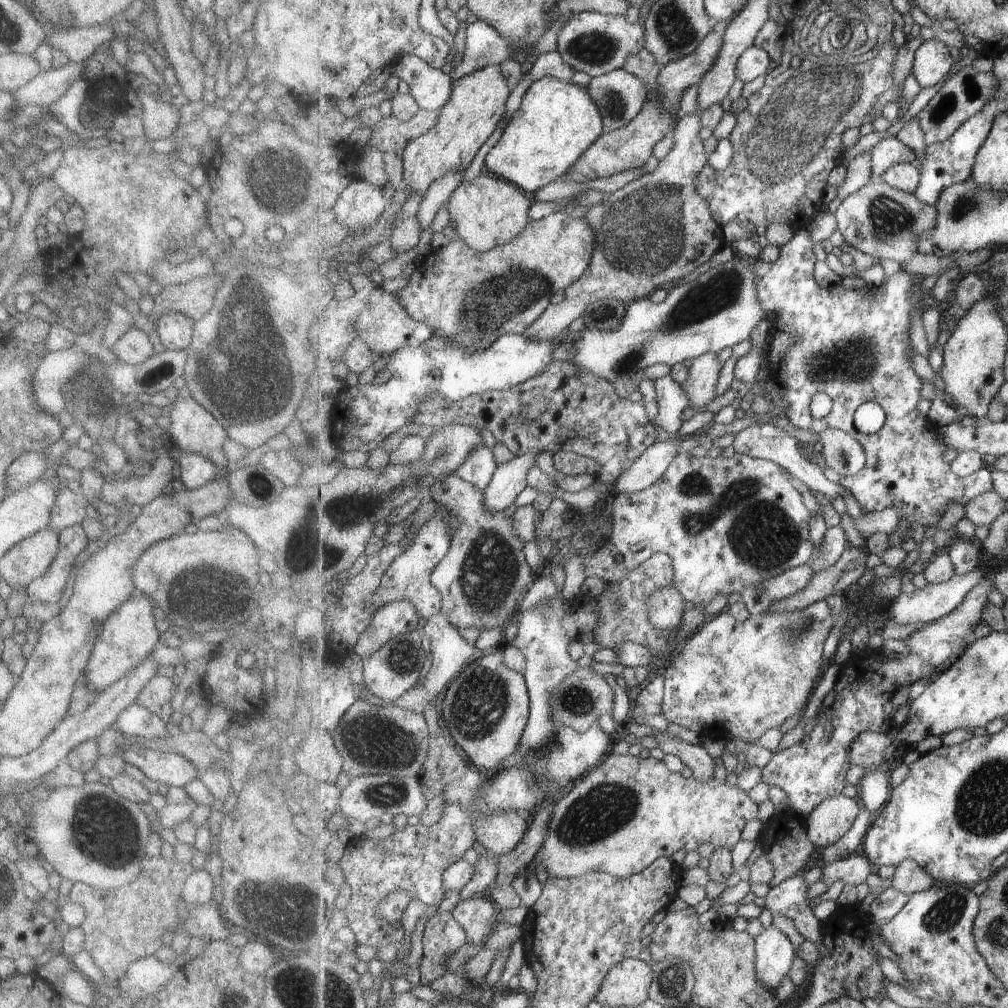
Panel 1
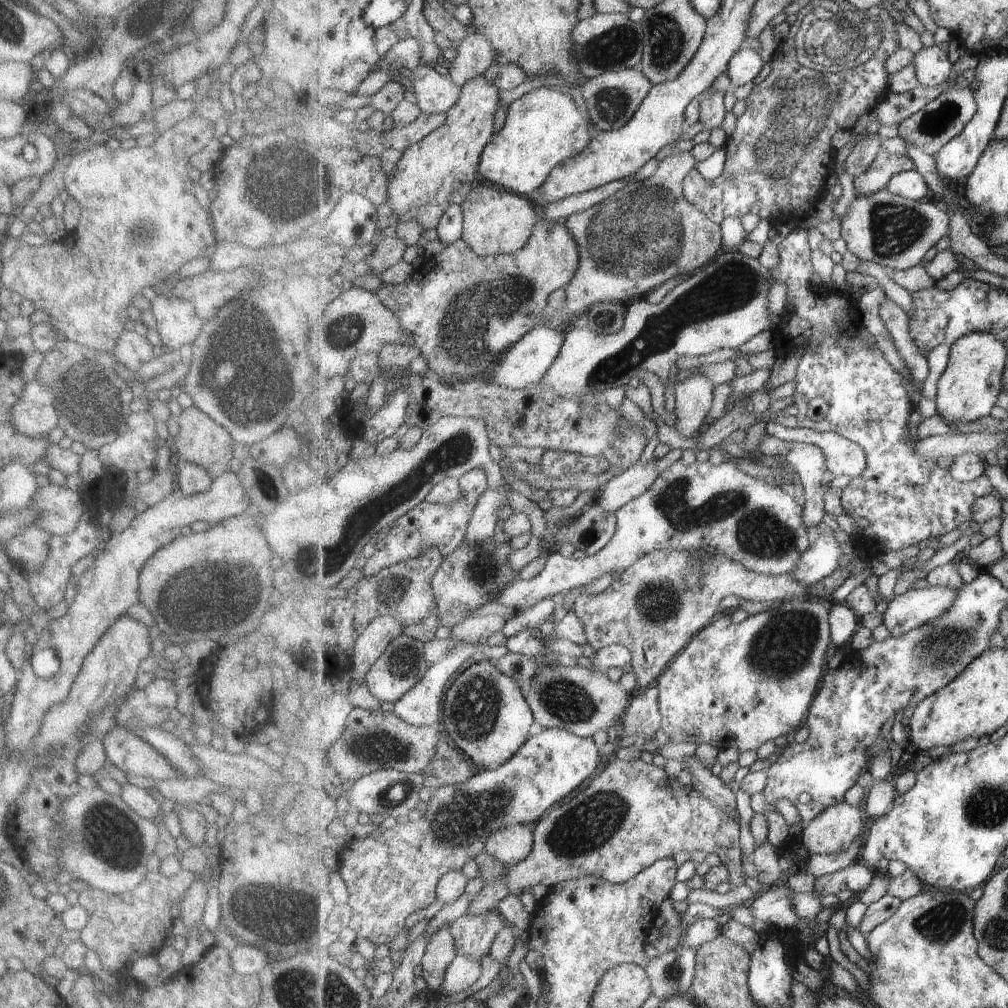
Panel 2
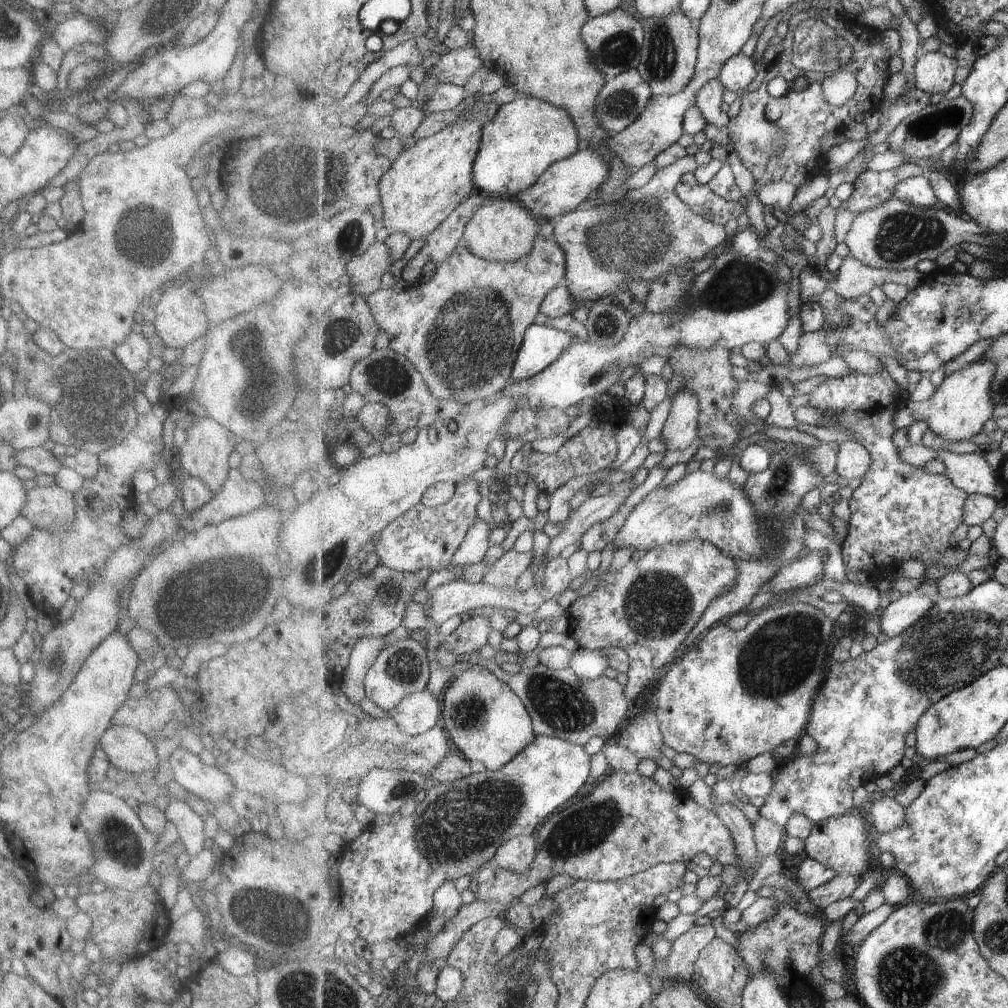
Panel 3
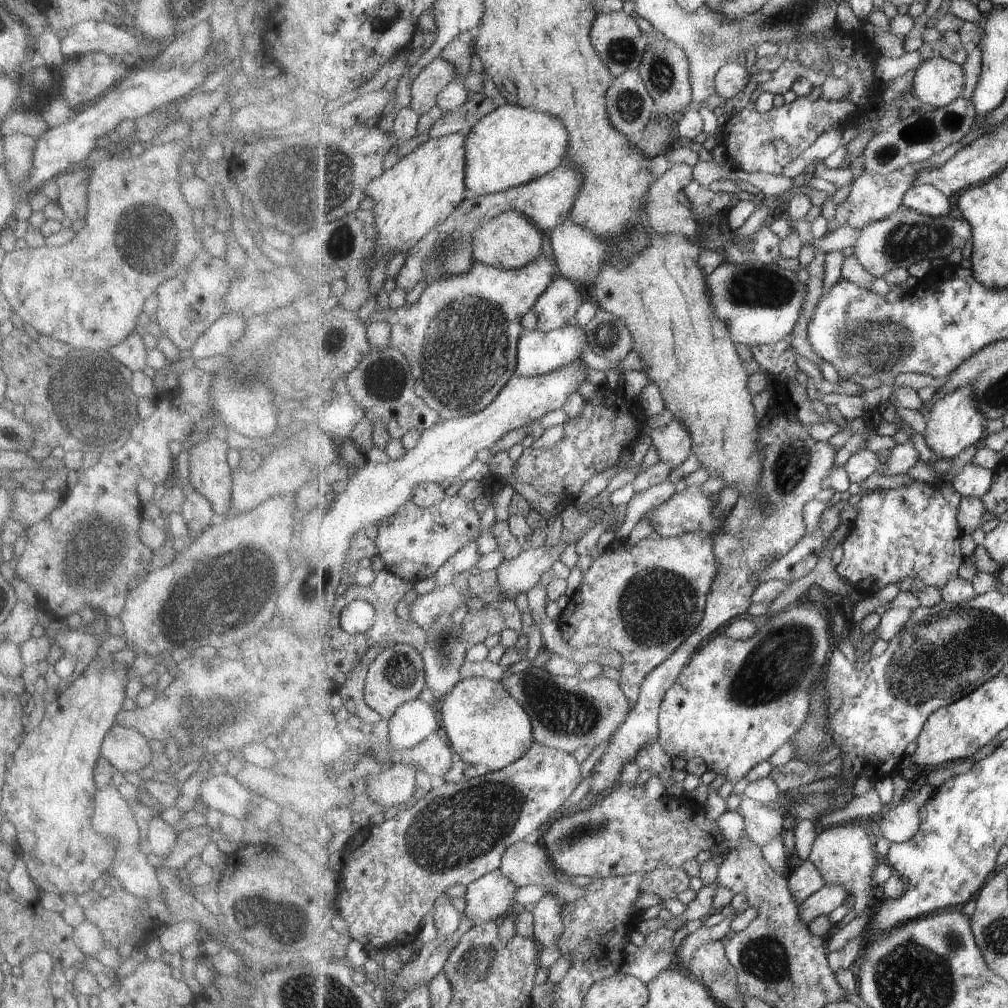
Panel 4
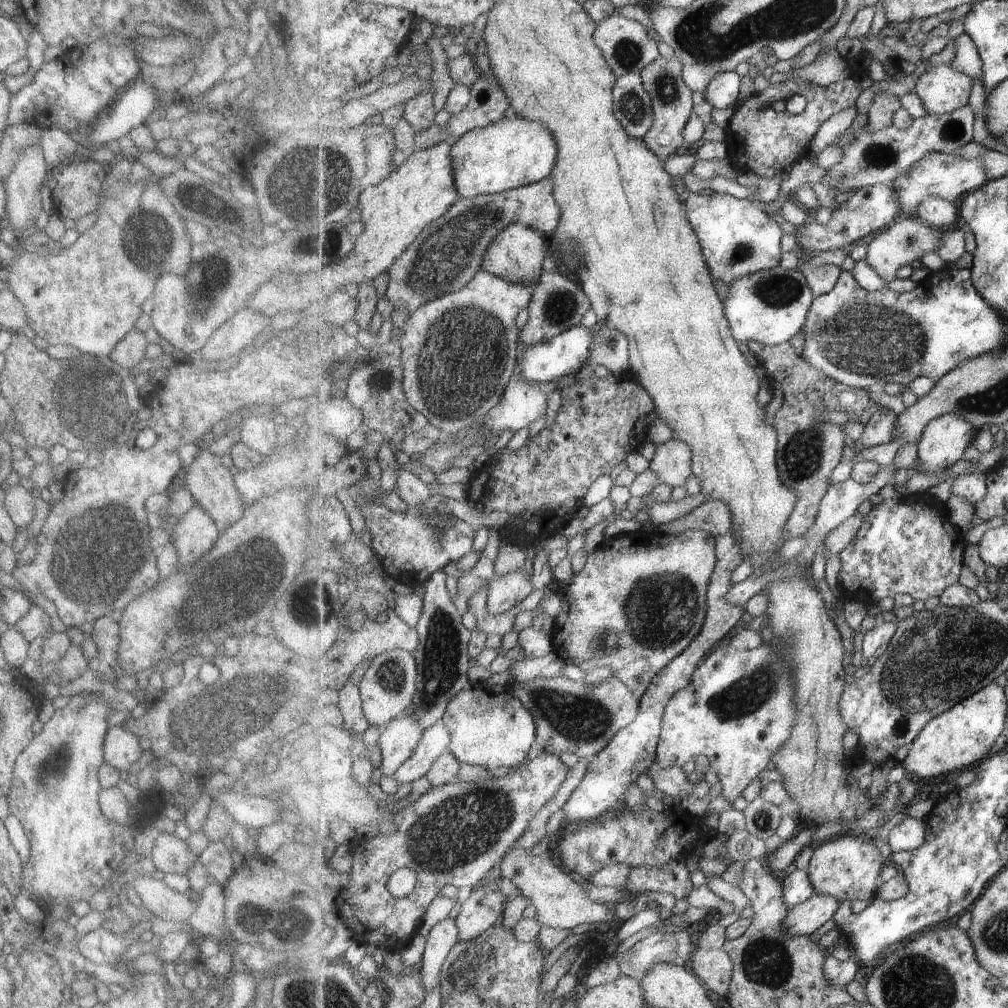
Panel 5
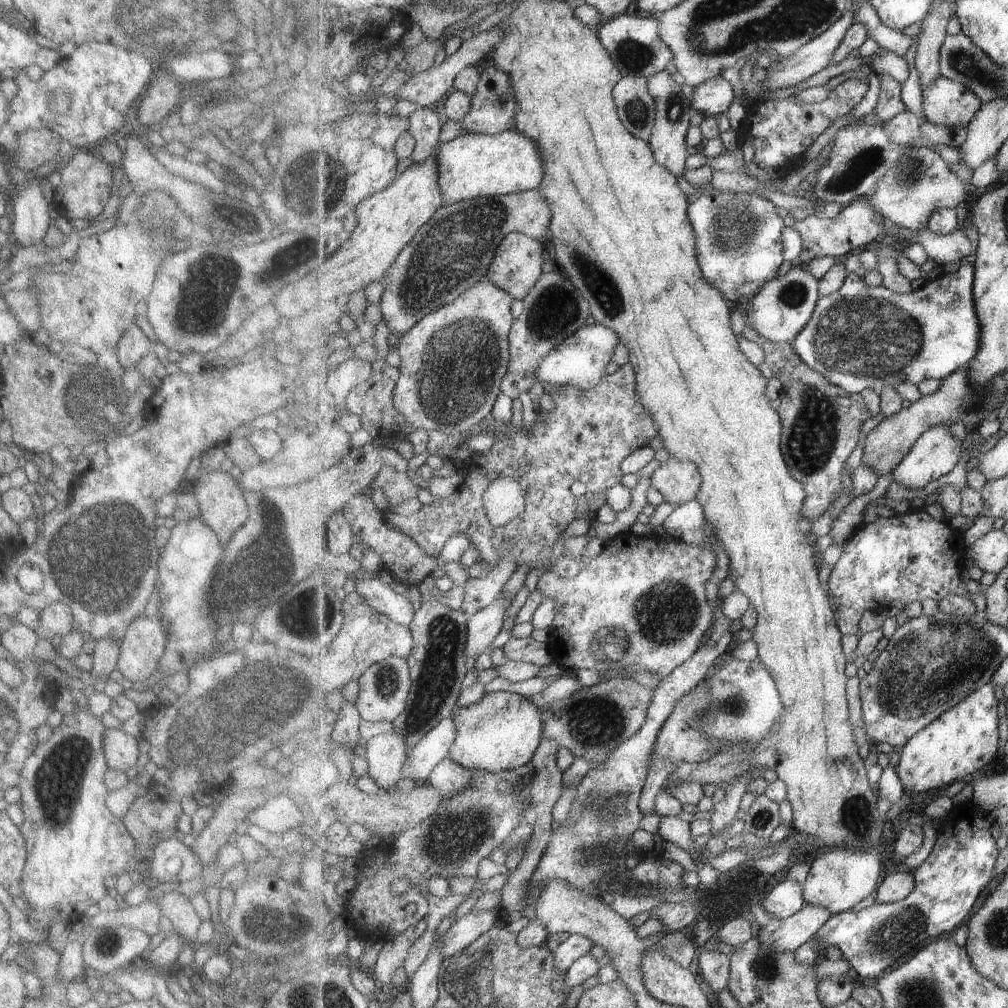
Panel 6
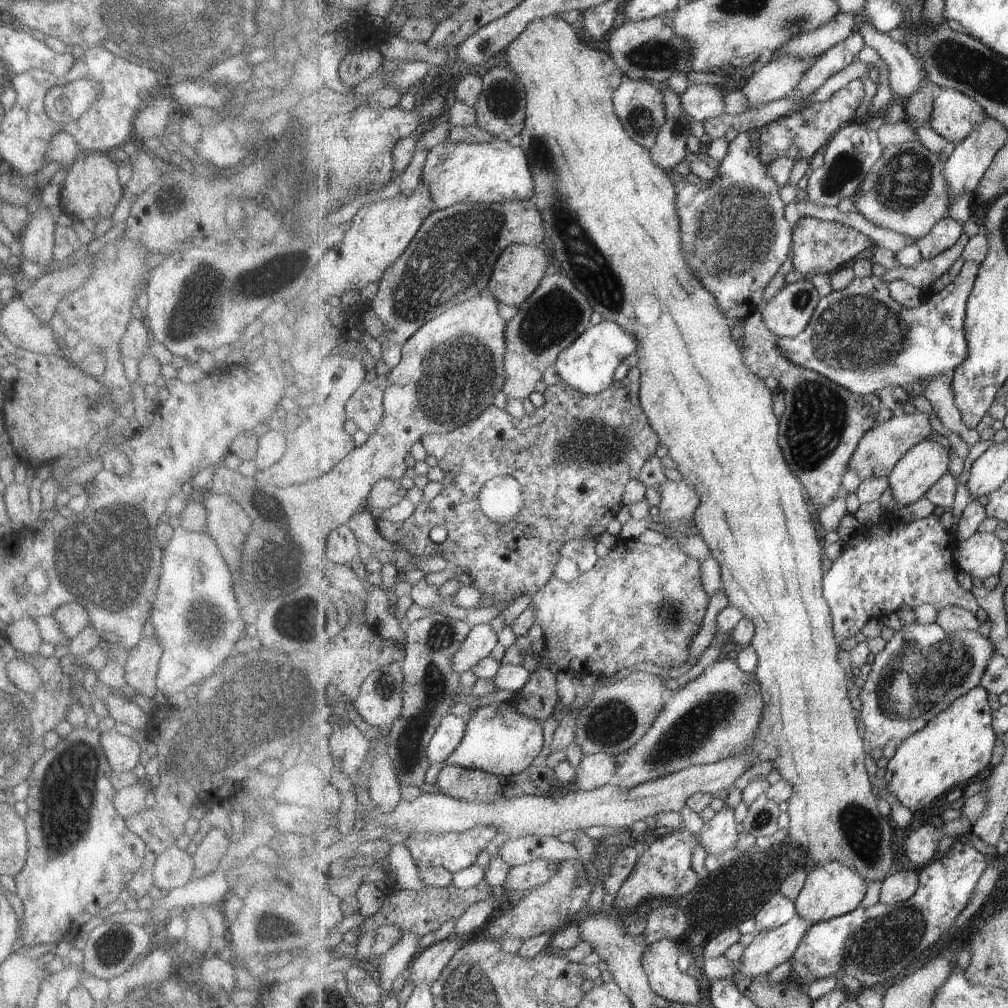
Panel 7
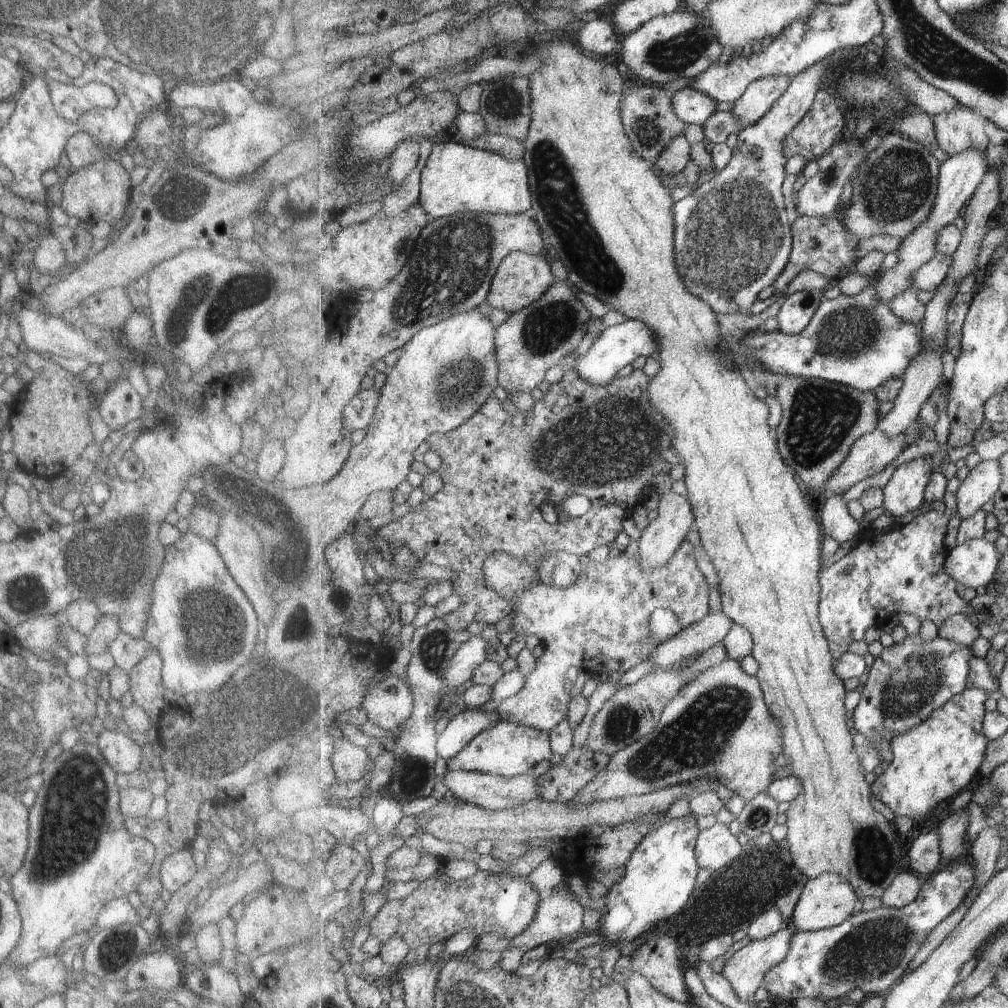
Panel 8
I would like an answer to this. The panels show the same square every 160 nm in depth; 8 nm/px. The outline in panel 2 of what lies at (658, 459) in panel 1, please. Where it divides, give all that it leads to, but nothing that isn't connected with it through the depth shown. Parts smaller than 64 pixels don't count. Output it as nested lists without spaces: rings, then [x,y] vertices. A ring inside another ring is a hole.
[[[657,459],[649,465],[633,464],[629,469],[618,472],[596,497],[599,505],[607,513],[615,513],[632,500],[645,494],[661,474],[656,469]]]

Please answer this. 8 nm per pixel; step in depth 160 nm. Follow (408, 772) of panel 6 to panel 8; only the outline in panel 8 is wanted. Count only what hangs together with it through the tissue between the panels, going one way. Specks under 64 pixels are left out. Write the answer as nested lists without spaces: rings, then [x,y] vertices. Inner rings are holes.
[[[471,709],[459,712],[451,718],[446,728],[438,736],[437,750],[445,760],[453,759],[487,728],[493,728],[499,720],[497,711],[485,712]]]

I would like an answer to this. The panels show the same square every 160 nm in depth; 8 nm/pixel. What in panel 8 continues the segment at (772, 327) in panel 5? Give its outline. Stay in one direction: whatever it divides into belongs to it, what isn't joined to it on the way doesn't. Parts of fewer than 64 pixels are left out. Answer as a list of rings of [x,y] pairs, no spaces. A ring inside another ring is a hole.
[[[803,290],[787,296],[783,299],[781,310],[776,317],[778,330],[785,334],[801,334],[812,323],[823,300],[824,293],[821,290]]]

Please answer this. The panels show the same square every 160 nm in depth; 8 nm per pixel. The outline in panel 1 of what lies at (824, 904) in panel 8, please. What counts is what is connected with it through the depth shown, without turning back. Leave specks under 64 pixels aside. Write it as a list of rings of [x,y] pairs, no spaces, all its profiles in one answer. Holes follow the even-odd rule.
[[[845,795],[823,801],[804,823],[808,837],[819,848],[827,848],[844,838],[860,815],[861,806]]]

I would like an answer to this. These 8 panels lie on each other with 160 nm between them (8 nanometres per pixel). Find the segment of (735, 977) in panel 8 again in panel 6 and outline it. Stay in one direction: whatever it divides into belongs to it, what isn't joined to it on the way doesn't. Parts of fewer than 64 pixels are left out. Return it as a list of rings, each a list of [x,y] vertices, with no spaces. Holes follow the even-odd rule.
[[[806,904],[803,910],[788,919],[773,918],[763,905],[752,906],[756,934],[760,943],[775,953],[795,952],[812,940],[817,931],[833,916],[825,907]]]

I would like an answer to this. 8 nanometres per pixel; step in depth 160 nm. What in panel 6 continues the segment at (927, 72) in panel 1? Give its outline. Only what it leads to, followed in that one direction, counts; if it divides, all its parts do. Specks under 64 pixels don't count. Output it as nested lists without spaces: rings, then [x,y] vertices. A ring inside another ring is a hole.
[[[943,76],[924,92],[926,120],[947,128],[968,127],[983,106],[983,101],[968,86]]]

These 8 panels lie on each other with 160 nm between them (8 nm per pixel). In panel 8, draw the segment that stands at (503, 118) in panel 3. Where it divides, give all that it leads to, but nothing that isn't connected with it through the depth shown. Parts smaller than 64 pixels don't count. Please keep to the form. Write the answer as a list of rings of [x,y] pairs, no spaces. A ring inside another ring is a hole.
[[[464,143],[434,144],[422,170],[421,206],[430,219],[437,220],[467,212],[522,214],[531,212],[533,194],[529,168],[524,160],[516,162],[497,152],[474,148]]]

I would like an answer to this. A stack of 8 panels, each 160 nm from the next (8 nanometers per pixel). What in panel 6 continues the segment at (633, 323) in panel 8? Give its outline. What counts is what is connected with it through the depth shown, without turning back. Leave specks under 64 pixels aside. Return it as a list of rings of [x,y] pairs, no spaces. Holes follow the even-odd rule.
[[[599,323],[585,325],[547,355],[538,369],[538,380],[539,382],[569,385],[584,391],[591,391],[606,378],[607,366],[613,360],[615,350],[621,343],[623,342],[620,339],[620,334],[615,329],[610,329]]]

